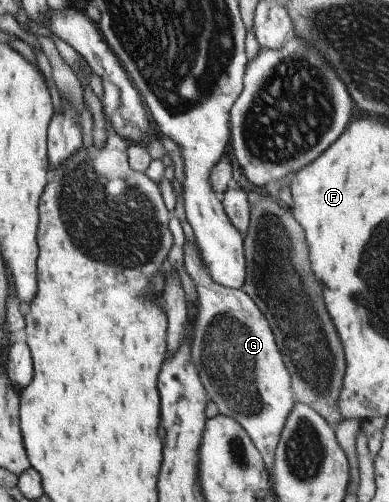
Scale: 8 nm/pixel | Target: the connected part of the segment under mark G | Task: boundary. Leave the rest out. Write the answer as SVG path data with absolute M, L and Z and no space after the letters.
M185 241L184 243L184 266L185 270L187 270L192 282L195 286L195 290L197 291L198 301L197 307L194 310L194 322L193 322L193 330L192 330L192 358L194 365L197 366L197 372L199 372L199 376L201 376L201 382L205 387L206 393L209 396L209 400L215 402L217 406L219 406L219 412L225 415L229 415L233 417L243 429L246 430L246 433L251 437L253 444L257 447L257 450L261 453L263 457L265 466L267 468L267 472L270 474L271 480L271 470L273 470L274 460L276 457L276 448L279 442L279 437L281 431L283 430L283 425L285 424L286 418L289 416L291 409L293 408L294 402L296 398L293 396L292 390L292 378L285 366L285 363L282 361L282 356L280 350L278 349L273 331L267 322L263 313L259 310L259 307L251 300L251 297L241 288L241 289L232 289L229 287L221 286L217 284L209 274L206 266L203 265L198 246L195 243L191 243L189 241Z

